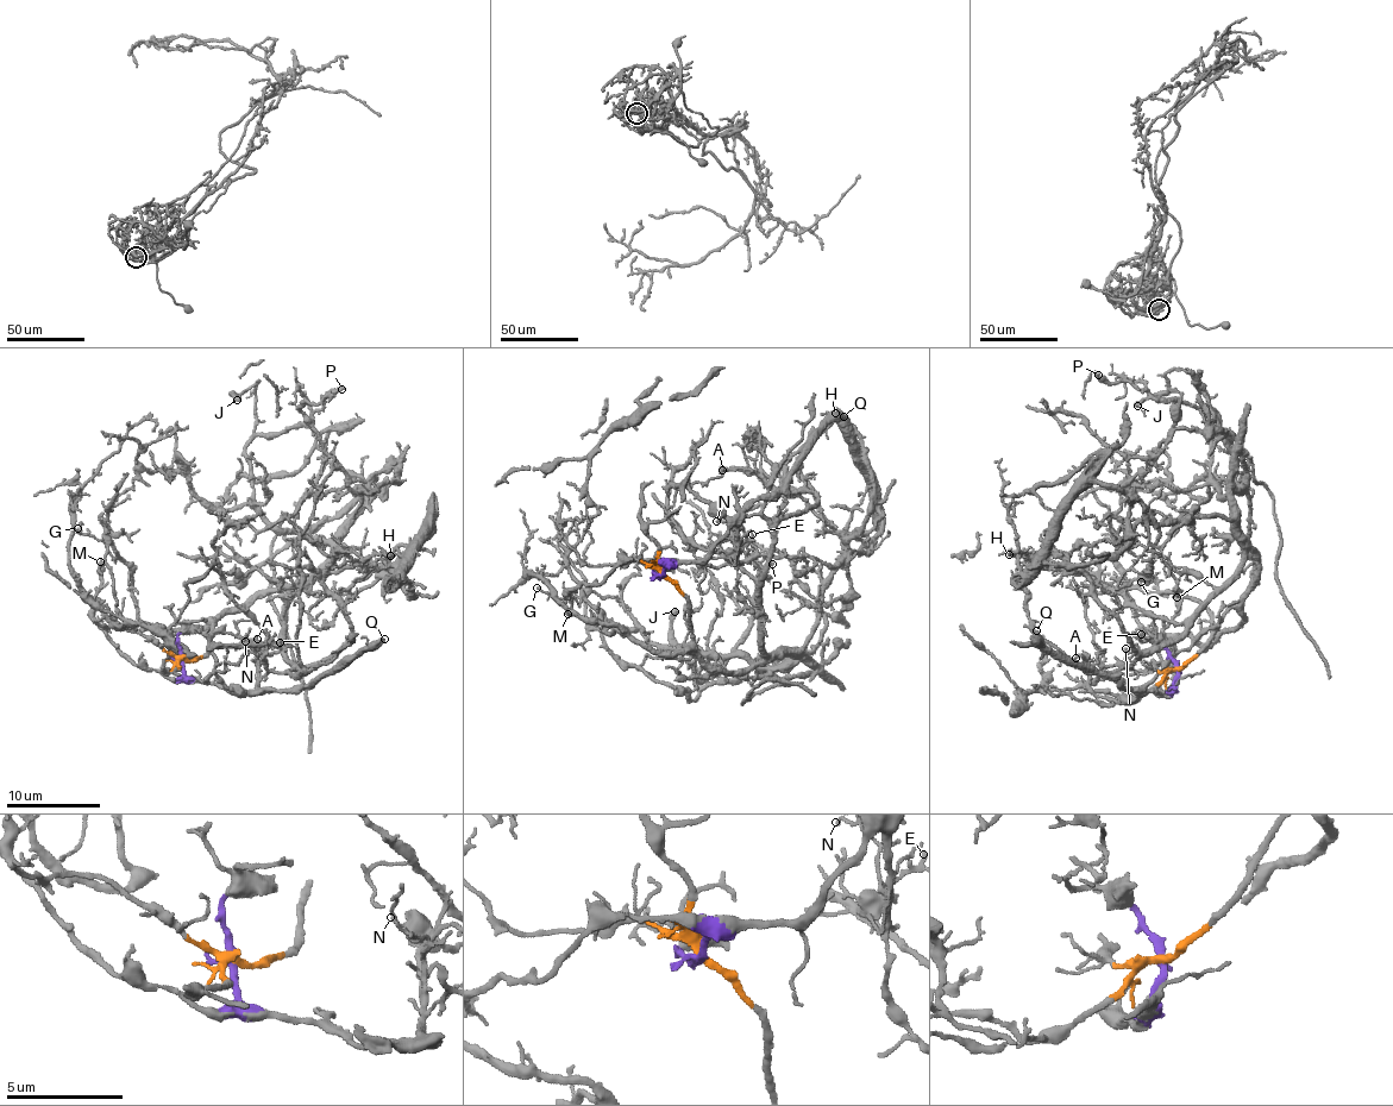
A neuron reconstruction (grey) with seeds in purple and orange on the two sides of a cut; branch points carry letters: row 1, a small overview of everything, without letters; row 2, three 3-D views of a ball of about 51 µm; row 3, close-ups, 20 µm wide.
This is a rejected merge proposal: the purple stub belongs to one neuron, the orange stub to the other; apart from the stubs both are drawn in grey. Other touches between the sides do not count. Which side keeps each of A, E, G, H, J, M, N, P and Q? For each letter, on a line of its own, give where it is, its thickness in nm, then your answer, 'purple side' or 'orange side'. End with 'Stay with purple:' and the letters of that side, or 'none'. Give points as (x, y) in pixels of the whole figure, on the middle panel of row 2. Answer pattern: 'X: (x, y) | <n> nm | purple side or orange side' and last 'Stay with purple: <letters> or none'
A: (722, 470) | 160 nm | purple side
E: (752, 534) | 170 nm | purple side
G: (537, 588) | 70 nm | orange side
H: (835, 413) | 200 nm | orange side
J: (675, 611) | 360 nm | orange side
M: (568, 614) | 460 nm | purple side
N: (716, 521) | 110 nm | purple side
P: (772, 564) | 260 nm | orange side
Q: (844, 416) | 420 nm | purple side
Stay with purple: A, E, M, N, Q

